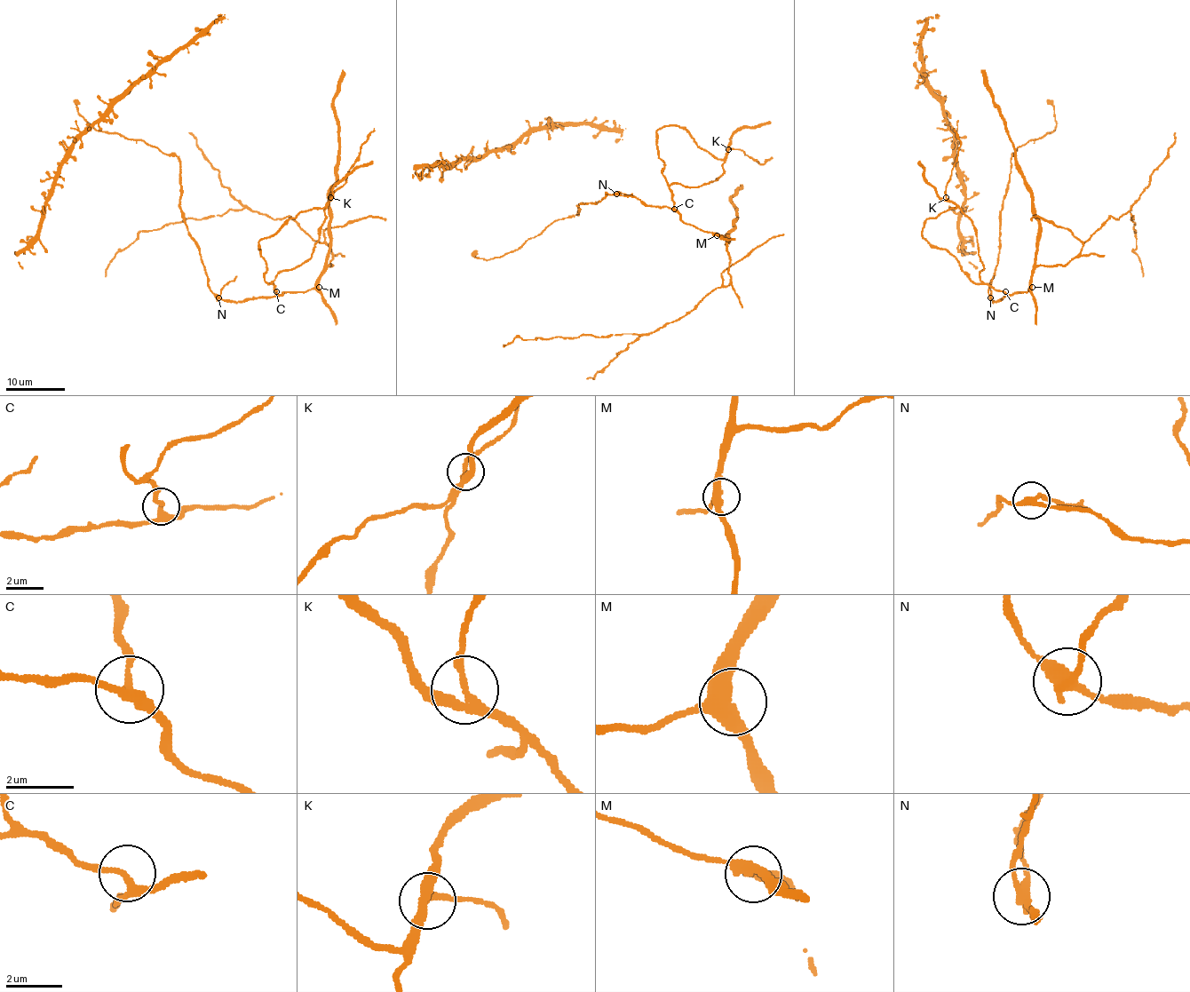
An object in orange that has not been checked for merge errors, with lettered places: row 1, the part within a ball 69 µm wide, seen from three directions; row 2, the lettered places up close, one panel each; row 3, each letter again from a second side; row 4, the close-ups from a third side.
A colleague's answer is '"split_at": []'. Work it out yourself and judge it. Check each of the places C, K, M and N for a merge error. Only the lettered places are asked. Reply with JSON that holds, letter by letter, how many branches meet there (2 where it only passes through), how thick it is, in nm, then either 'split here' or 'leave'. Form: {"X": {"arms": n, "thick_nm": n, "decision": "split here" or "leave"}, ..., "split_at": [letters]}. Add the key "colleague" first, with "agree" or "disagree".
{"colleague": "disagree", "C": {"arms": 3, "thick_nm": 240, "decision": "leave"}, "K": {"arms": 3, "thick_nm": 240, "decision": "leave"}, "M": {"arms": 3, "thick_nm": 380, "decision": "leave"}, "N": {"arms": 3, "thick_nm": 300, "decision": "split here"}, "split_at": ["N"]}

